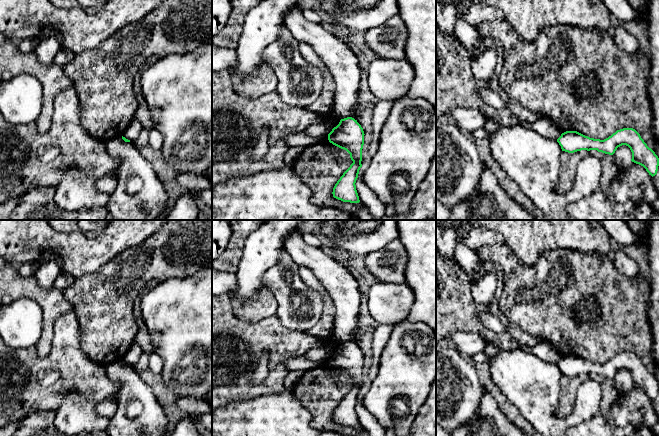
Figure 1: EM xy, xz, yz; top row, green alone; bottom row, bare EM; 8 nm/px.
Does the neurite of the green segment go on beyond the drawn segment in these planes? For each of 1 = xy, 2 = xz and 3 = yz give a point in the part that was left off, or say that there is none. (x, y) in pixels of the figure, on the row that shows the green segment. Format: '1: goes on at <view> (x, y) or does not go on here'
1: does not go on here
2: does not go on here
3: does not go on here

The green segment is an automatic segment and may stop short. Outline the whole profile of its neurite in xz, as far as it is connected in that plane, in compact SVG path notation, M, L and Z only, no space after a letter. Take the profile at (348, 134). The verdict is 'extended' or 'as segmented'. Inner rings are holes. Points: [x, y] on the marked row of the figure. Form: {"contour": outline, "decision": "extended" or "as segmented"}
{"contour": "M352 117L341 119L339 124L328 134L329 142L346 150L353 161L337 181L332 192L334 198L343 202L360 202L355 183L362 167L364 135L363 128Z", "decision": "as segmented"}

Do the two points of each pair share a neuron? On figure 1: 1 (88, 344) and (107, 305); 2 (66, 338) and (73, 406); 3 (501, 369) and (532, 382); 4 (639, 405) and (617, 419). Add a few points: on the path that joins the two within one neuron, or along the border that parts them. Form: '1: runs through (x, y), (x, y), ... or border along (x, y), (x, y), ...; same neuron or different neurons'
1: runs through (98, 334), (106, 326), (106, 315); same neuron
2: border along (93, 403), (70, 392), (57, 410); different neurons
3: runs through (509, 369), (524, 379); same neuron
4: runs through (634, 406), (622, 414); same neuron

